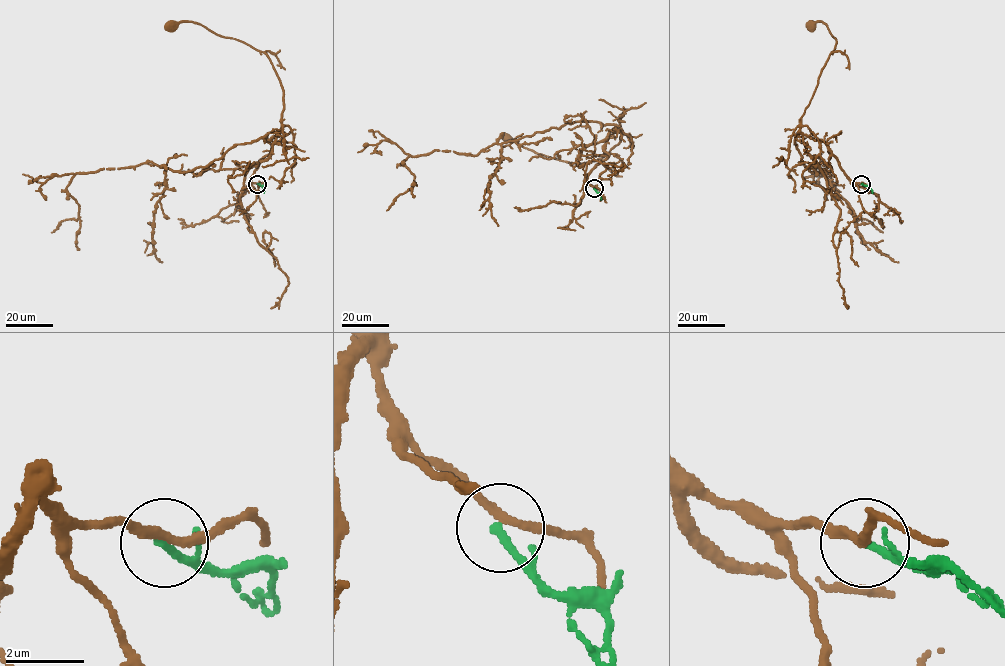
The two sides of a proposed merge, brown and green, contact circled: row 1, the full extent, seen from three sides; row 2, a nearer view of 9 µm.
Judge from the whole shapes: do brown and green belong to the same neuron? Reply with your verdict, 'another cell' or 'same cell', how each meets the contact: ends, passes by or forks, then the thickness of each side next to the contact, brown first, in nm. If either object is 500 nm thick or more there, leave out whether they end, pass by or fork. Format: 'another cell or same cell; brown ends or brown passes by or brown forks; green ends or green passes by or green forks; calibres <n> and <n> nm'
another cell; brown passes by; green ends; calibres 220 and 190 nm

